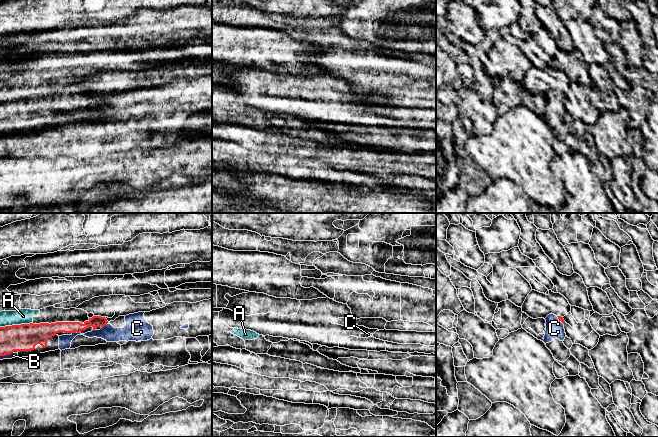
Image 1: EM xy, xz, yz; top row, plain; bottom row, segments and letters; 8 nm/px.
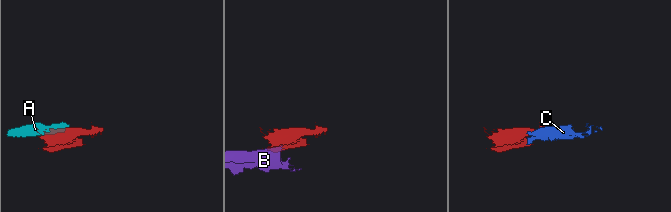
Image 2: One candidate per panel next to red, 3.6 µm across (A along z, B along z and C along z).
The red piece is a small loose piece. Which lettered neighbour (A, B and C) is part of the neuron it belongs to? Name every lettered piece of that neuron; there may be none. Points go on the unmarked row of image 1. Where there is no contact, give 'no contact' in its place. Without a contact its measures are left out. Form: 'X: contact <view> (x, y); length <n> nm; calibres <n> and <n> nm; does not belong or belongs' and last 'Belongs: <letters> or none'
A: contact xy (15, 101); length 260 nm; calibres 220 and 130 nm; does not belong
B: contact xy (6, 130); length 110 nm; calibres 220 and 50 nm; does not belong
C: contact xy (75, 108); length 60 nm; calibres 130 and 110 nm; does not belong
Belongs: none

